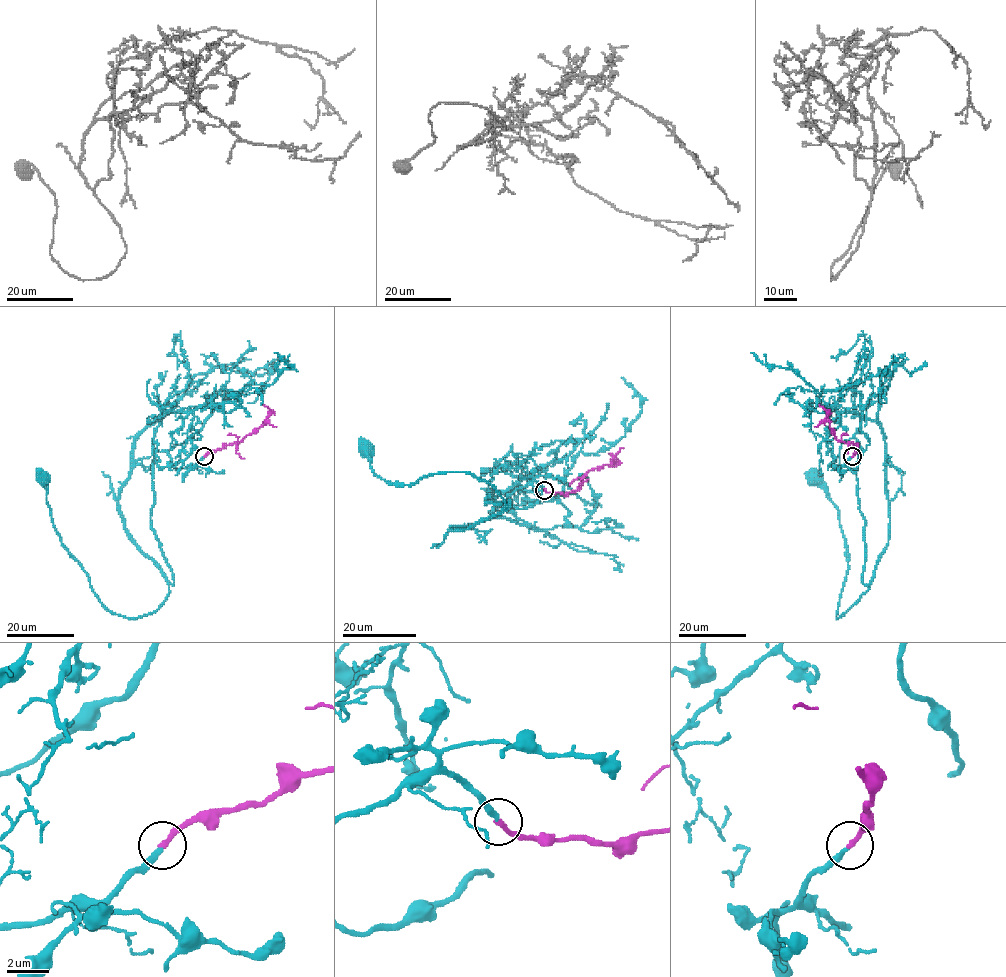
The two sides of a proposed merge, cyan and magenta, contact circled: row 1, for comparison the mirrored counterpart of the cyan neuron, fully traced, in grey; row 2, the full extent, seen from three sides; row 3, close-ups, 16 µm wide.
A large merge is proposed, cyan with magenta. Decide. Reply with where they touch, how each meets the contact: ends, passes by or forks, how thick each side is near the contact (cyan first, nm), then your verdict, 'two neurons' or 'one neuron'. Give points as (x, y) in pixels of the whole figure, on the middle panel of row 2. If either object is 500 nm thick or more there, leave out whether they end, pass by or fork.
place (544, 490); cyan ends; magenta ends; calibres 240 and 260 nm; one neuron

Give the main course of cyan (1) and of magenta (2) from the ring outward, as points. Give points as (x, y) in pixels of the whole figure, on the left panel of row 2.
1: (204, 456), (176, 469), (153, 449), (151, 529), (173, 582), (135, 618), (93, 590), (53, 524), (43, 476)
2: (204, 456), (253, 433), (270, 411), (262, 404)

